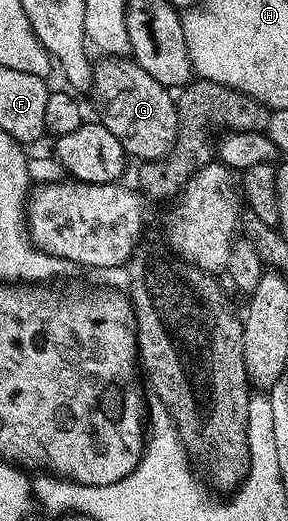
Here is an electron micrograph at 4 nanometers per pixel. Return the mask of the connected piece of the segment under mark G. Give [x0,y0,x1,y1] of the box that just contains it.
[90,57,180,160]

